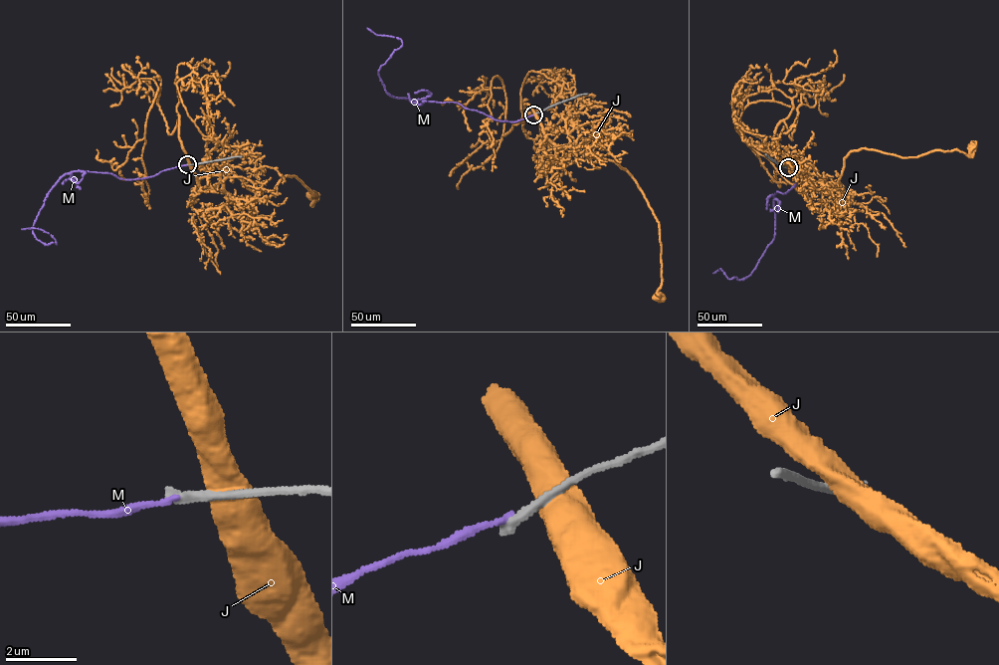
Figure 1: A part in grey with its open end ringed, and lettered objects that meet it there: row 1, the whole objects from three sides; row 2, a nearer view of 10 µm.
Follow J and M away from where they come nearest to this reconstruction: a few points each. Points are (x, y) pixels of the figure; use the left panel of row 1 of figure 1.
J: (189, 164), (200, 186), (232, 196), (266, 199), (288, 176), (315, 194), (311, 205), (311, 195)
M: (187, 164), (130, 179), (65, 173), (33, 227), (37, 240), (56, 244), (41, 229), (21, 229)

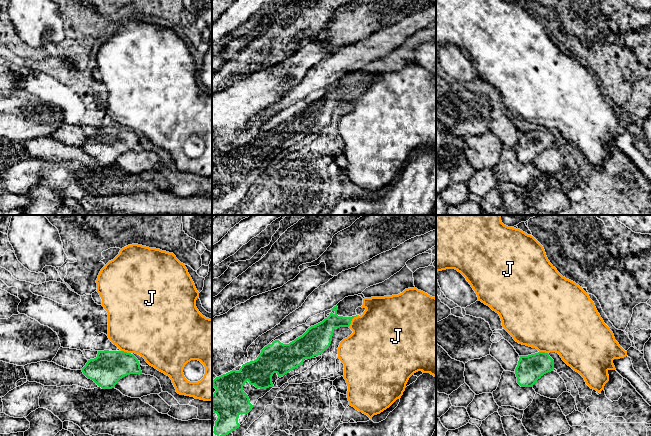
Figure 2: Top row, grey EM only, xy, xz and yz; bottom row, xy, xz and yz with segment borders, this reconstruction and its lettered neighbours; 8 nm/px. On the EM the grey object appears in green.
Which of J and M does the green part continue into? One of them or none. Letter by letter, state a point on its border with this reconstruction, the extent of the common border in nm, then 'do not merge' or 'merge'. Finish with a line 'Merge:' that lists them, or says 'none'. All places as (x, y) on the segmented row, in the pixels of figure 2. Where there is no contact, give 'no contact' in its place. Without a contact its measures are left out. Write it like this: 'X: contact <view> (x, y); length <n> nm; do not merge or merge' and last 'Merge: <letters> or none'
J: contact xz (351, 320); length 120 nm; do not merge
M: no contact; do not merge
Merge: none

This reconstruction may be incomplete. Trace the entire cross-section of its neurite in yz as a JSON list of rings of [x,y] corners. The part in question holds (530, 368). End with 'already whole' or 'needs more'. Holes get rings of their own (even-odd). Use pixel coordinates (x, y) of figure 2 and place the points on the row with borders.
[[[538,352],[520,356],[515,369],[517,383],[521,387],[533,387],[544,374],[554,370],[554,360],[548,353]]]; already whole

